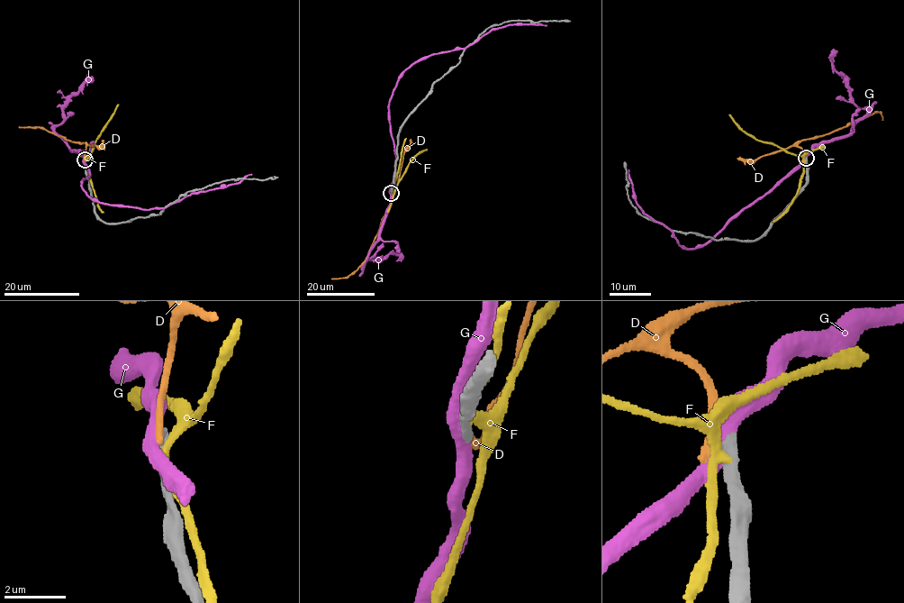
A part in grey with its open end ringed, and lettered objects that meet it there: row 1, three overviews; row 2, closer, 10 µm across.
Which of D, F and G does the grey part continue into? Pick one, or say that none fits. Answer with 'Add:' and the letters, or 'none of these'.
Add: none of these

